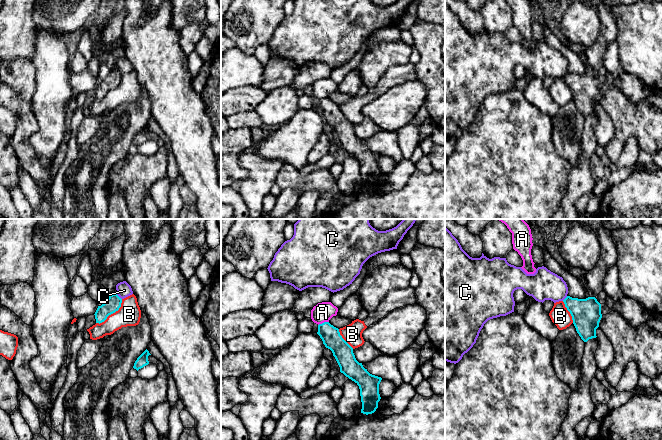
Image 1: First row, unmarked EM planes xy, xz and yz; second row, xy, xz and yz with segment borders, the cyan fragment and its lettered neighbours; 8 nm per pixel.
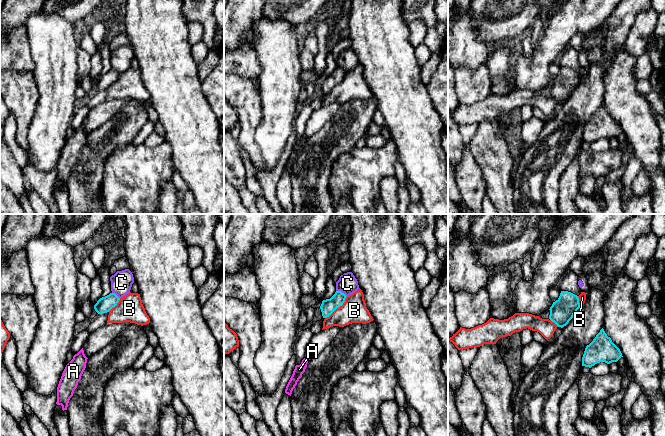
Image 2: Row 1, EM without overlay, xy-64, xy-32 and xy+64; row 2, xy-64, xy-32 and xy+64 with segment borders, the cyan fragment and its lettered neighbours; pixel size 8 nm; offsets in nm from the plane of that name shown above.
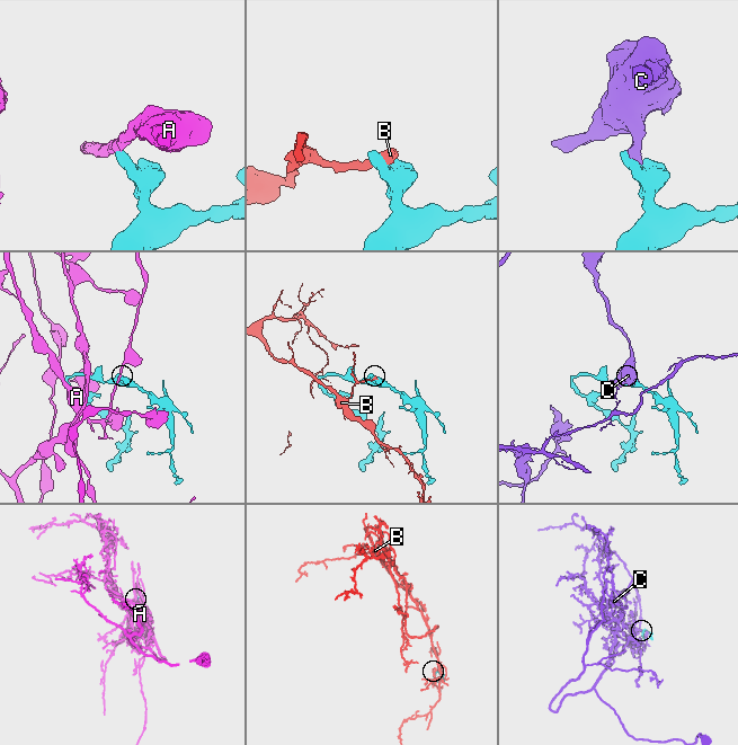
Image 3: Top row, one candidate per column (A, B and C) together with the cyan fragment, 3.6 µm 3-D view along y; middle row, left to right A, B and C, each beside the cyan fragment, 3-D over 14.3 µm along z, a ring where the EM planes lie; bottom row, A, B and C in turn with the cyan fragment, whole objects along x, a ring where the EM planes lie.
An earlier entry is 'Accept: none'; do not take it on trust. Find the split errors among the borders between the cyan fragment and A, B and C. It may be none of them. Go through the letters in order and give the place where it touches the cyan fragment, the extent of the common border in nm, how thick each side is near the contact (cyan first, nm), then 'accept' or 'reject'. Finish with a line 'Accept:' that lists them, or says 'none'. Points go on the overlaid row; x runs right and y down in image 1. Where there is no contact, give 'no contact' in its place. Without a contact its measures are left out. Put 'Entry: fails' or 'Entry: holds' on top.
Entry: holds
A: xz (324, 322) | 90 nm | 160/160 nm | reject
B: xy (112, 313) | 300 nm | 120/190 nm | reject
C: xy (119, 297) | 60 nm | 120/120 nm | reject
Accept: none

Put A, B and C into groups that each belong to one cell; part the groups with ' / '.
A / B / C

